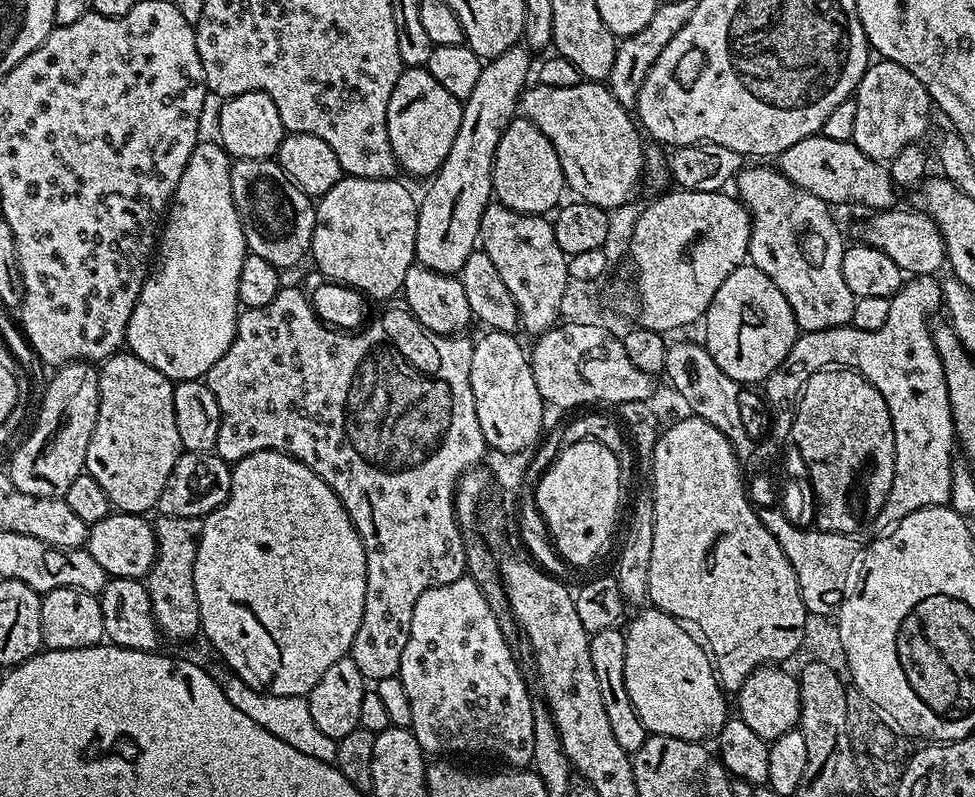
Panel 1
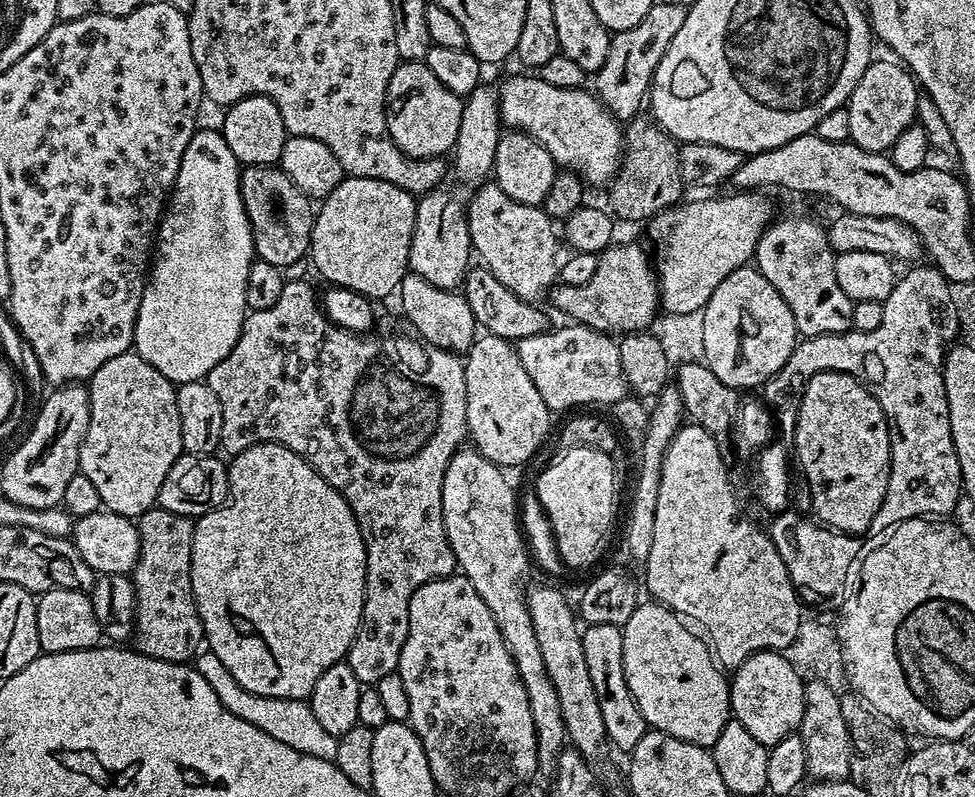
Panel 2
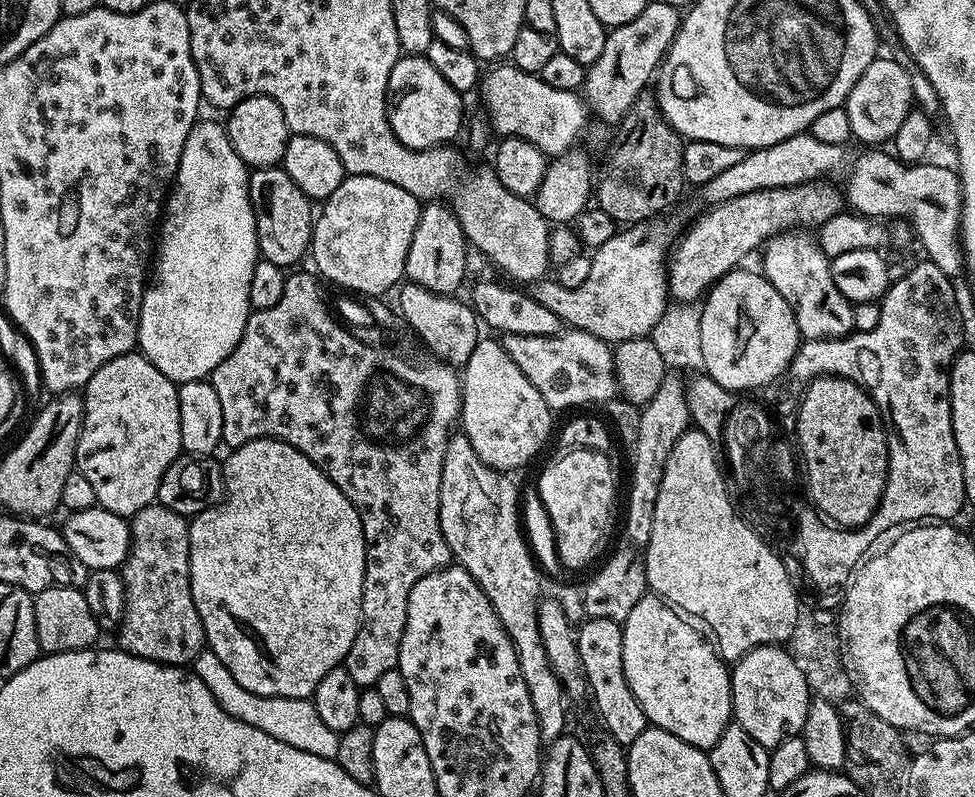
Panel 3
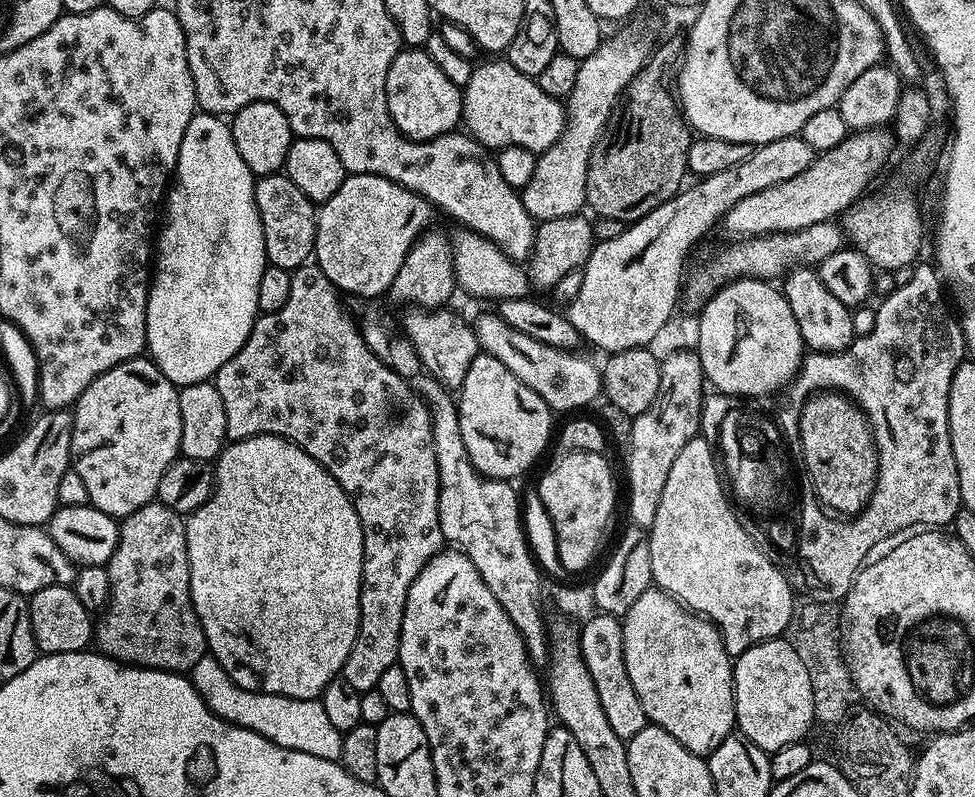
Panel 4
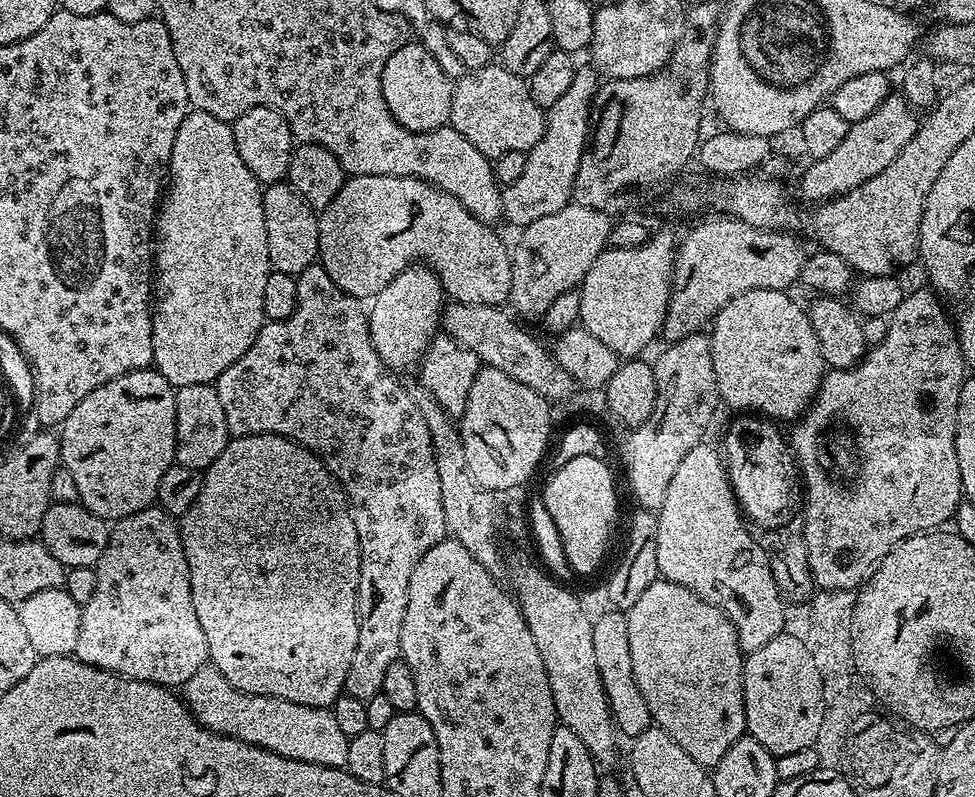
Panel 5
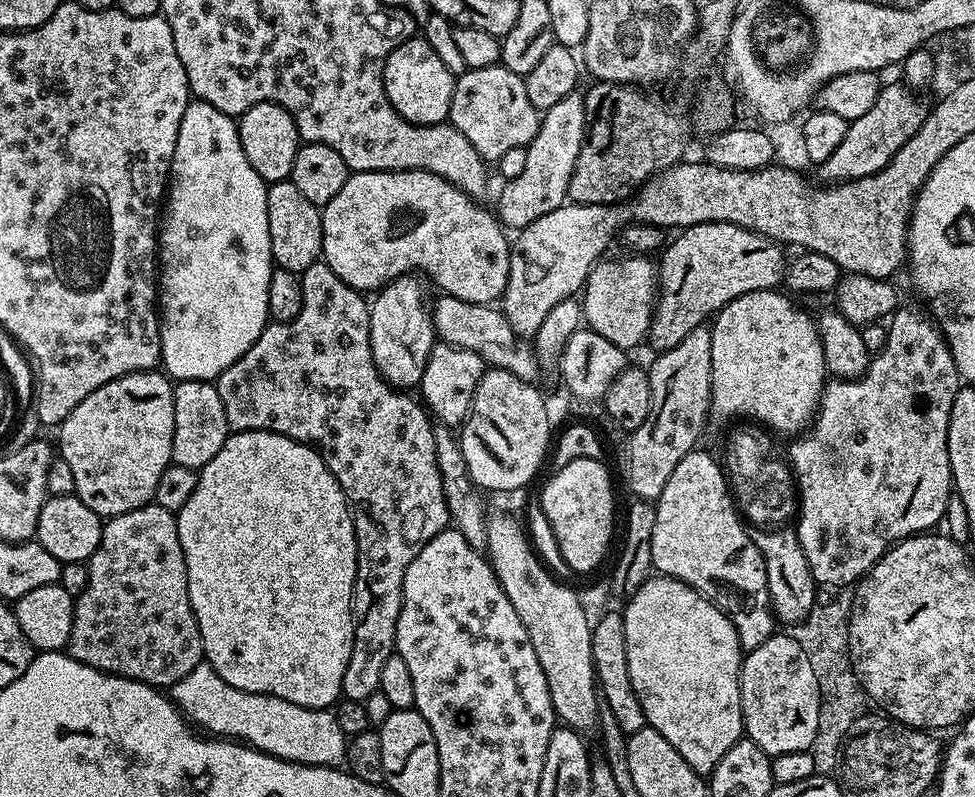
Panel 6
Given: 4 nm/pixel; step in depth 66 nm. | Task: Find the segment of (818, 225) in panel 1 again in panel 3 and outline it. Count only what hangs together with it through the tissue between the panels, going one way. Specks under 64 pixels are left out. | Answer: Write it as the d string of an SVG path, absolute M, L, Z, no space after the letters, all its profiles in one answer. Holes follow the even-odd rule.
M784 234L771 241L772 248L764 258L763 275L794 310L805 341L842 339L853 331L854 305L834 286L829 258L811 239L803 240L796 235L800 234Z

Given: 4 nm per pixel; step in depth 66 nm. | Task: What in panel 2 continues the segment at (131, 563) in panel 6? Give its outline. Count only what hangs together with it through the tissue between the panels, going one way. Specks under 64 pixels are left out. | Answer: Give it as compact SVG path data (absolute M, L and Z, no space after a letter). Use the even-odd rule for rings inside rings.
M159 506L143 512L138 517L140 530L140 557L130 573L136 588L136 610L134 619L135 651L143 656L153 656L166 662L182 664L191 661L201 651L204 639L204 624L196 609L192 593L192 539L194 538L193 517L174 514Z

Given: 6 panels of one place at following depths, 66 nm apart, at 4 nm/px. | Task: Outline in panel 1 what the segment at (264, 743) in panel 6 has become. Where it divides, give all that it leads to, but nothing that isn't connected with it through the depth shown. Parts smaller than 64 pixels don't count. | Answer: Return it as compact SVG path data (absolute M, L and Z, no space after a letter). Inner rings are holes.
M220 666L214 672L218 686L226 694L230 706L235 706L237 710L242 710L246 718L254 718L258 726L270 730L274 738L282 738L286 746L294 746L294 750L302 750L310 758L318 758L327 764L333 763L336 758L336 741L330 739L314 722L314 717L310 714L310 706L307 699L302 696L275 696L269 692L259 692L256 688L251 688L242 678L238 678L233 672L229 672L227 667Z

